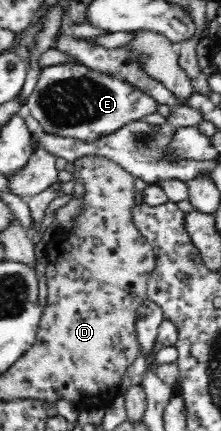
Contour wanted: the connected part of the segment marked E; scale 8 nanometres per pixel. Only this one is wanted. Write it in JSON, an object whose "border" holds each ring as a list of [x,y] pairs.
{"border":[[[72,62],[41,67],[36,87],[27,95],[25,103],[27,115],[38,121],[41,131],[76,138],[84,143],[116,133],[131,121],[154,113],[158,105],[155,99],[133,85]]]}

